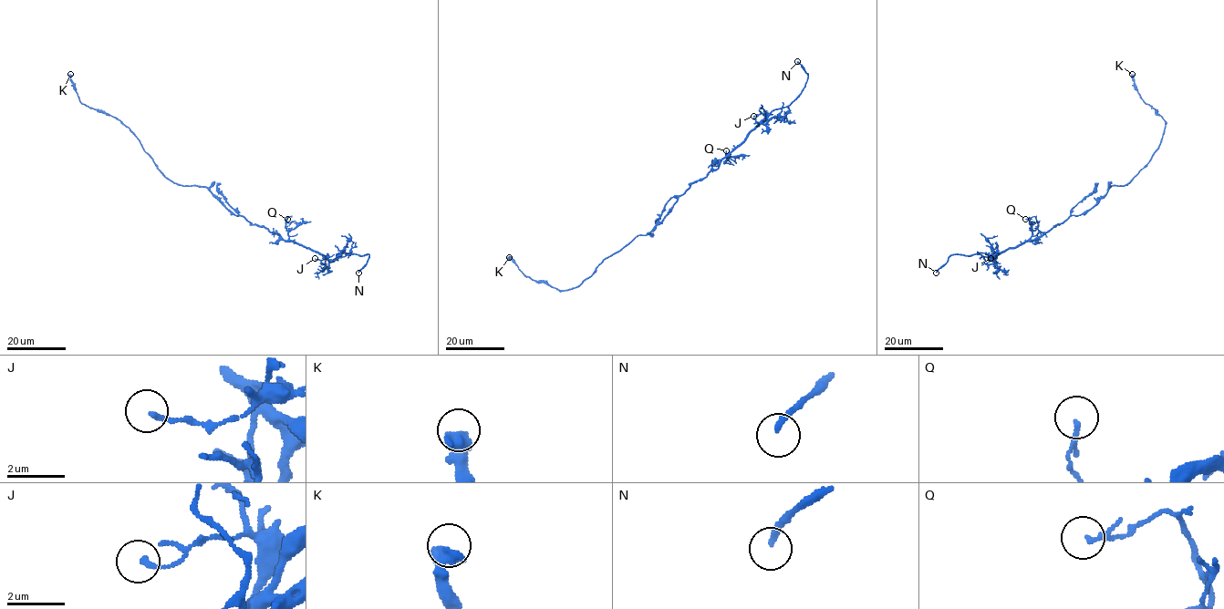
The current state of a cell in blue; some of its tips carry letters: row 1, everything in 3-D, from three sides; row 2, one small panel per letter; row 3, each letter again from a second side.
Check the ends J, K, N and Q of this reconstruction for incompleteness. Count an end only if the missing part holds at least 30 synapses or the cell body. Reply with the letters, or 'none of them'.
N

